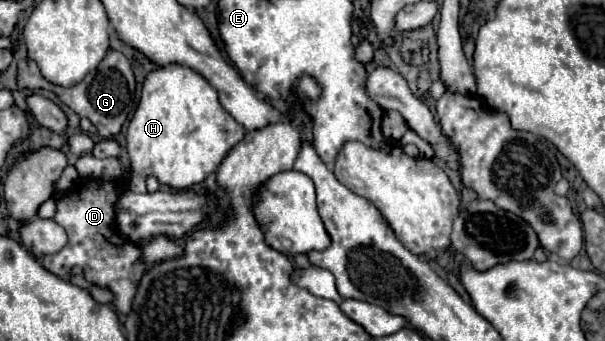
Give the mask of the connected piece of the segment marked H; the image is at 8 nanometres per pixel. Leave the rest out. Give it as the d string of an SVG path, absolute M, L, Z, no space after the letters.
M181 64L155 68L145 76L141 102L127 128L127 152L133 170L131 190L145 192L147 176L155 176L175 190L201 184L243 136L245 128L225 112L217 90L201 74Z

